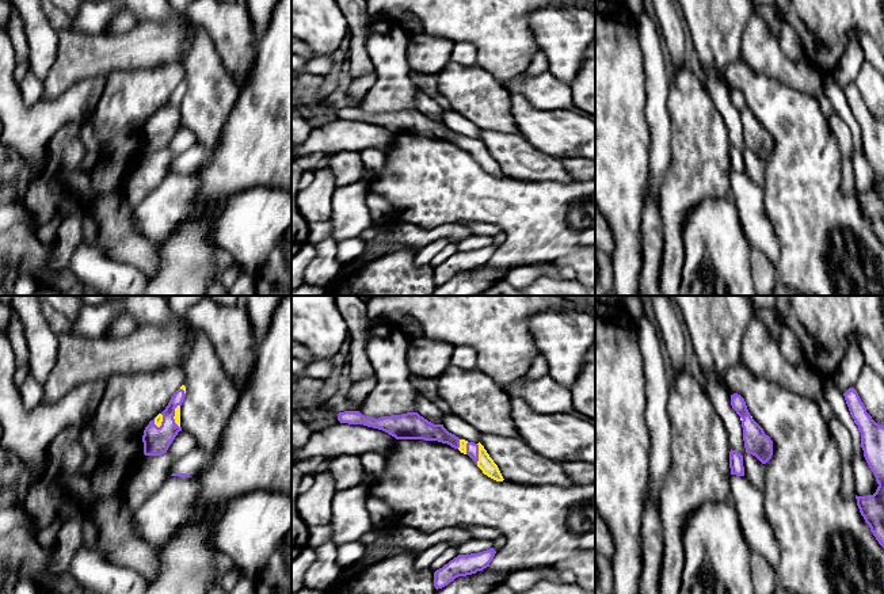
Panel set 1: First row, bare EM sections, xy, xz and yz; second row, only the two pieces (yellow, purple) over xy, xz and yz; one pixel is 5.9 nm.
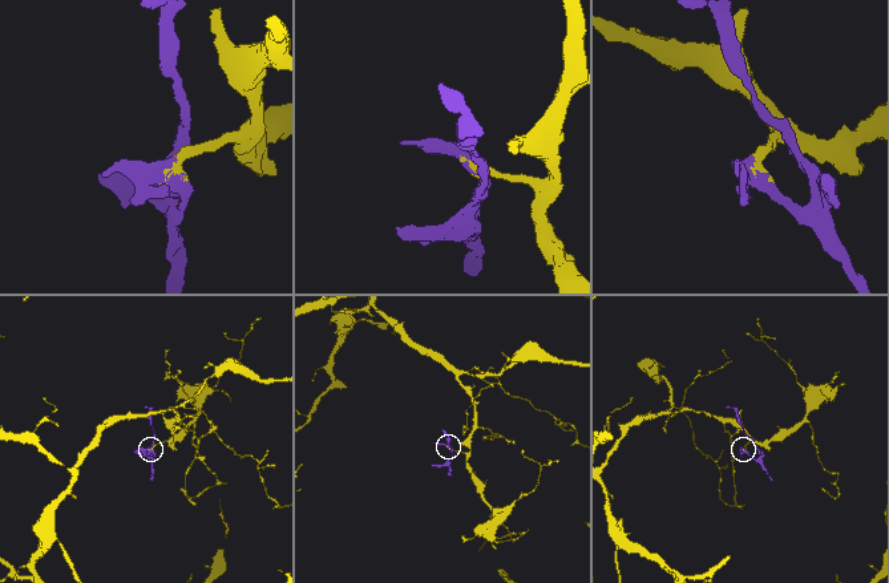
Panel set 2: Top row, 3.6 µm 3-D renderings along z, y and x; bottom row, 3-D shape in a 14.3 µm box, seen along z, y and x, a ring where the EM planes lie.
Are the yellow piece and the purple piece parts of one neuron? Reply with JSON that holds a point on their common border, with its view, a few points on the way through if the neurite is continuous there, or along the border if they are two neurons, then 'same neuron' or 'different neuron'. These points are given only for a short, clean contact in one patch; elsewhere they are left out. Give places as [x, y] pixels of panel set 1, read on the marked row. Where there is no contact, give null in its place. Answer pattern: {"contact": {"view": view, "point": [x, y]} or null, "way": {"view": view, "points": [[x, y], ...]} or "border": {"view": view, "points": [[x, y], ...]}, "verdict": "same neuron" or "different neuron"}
{"contact": {"view": "xz", "point": [479, 453]}, "verdict": "different neuron"}

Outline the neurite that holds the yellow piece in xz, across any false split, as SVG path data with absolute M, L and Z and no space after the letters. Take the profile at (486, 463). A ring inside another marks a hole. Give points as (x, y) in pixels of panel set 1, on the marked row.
M479 442L479 461L477 467L483 471L484 475L488 477L496 480L496 481L503 481L503 476L498 468L498 465L494 462L494 460L489 457L484 446Z

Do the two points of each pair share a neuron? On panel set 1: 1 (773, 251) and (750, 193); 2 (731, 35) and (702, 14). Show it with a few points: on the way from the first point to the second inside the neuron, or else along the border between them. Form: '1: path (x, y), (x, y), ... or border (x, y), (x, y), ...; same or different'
1: path (761, 236), (751, 208); same
2: path (724, 29), (709, 14); same

